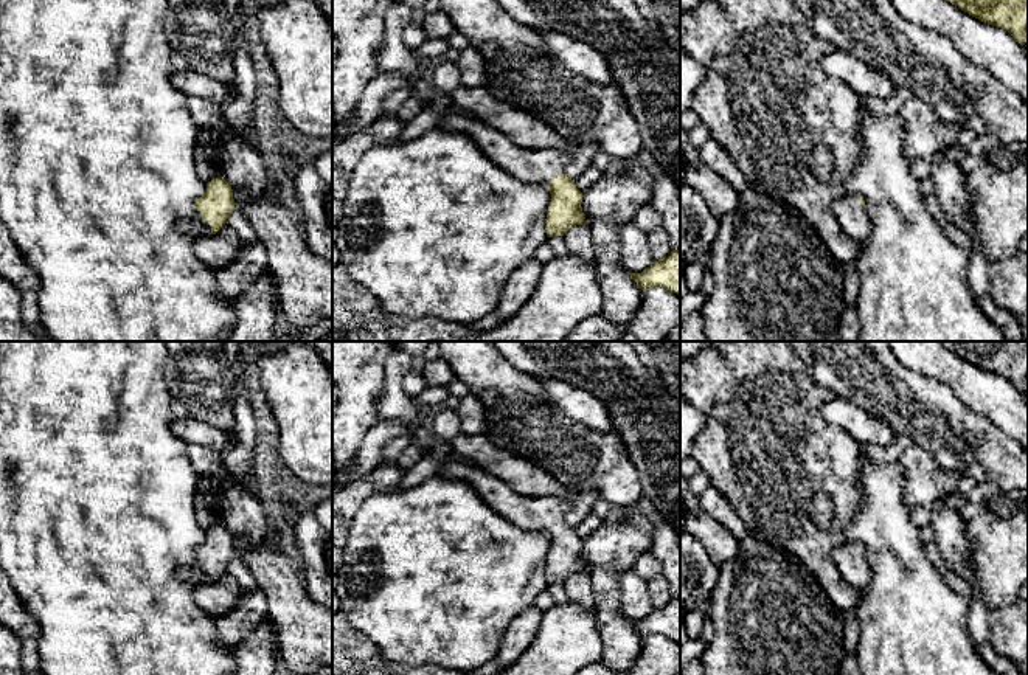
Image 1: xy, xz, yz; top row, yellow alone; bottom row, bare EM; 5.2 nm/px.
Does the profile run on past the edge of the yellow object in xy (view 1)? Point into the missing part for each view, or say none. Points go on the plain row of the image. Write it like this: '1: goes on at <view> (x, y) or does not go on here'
1: goes on at xy (196, 573)

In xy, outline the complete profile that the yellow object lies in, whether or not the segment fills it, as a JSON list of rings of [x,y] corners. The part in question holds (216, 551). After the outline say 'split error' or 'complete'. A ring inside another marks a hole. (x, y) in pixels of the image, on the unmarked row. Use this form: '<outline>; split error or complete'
[[[224,524],[207,531],[207,540],[194,551],[193,566],[182,568],[180,574],[188,582],[216,582],[234,554],[233,537]]]; split error

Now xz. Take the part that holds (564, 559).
[[[453,453],[441,459],[438,475],[471,486],[491,509],[509,523],[522,529],[545,532],[550,537],[548,585],[564,583],[570,576],[585,571],[581,554],[582,540],[564,518],[571,506],[568,498],[520,497],[505,481],[457,458]]]; split error

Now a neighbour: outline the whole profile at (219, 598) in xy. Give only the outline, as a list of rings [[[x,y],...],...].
[[[225,571],[216,582],[200,583],[196,588],[196,602],[217,621],[236,607],[241,594],[238,580]]]

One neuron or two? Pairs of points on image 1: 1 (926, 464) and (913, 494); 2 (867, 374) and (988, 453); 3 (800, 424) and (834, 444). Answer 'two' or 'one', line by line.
1: one
2: one
3: one

